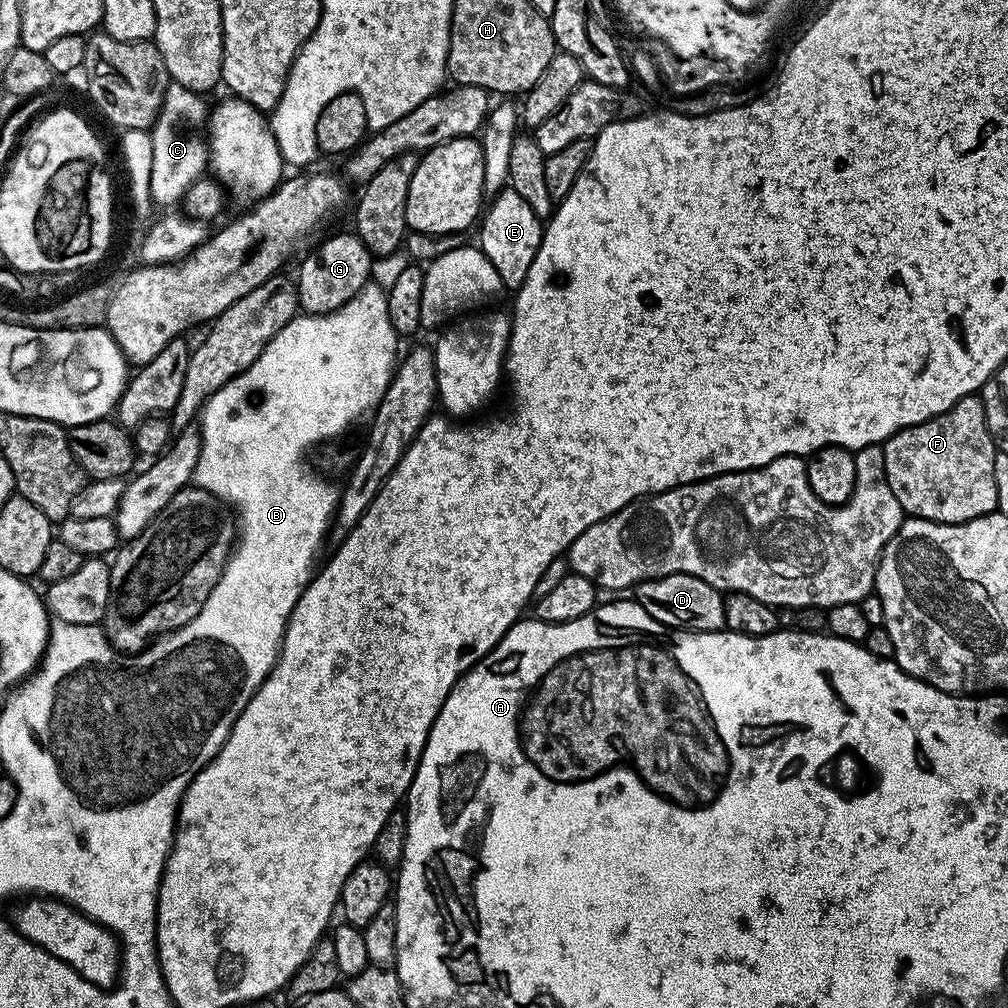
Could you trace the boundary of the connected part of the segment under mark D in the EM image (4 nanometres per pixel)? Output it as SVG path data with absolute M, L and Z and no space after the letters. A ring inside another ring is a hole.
M670 574L657 580L642 580L635 585L636 603L667 628L683 628L690 632L719 632L726 625L724 596L710 582L690 574Z

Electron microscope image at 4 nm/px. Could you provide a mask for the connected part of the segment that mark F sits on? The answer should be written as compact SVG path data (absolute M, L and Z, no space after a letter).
M979 395L963 396L950 410L896 432L882 447L890 490L894 490L894 498L898 498L909 517L939 524L961 524L996 511L998 489L994 486L994 458L998 449L988 429L984 401Z

